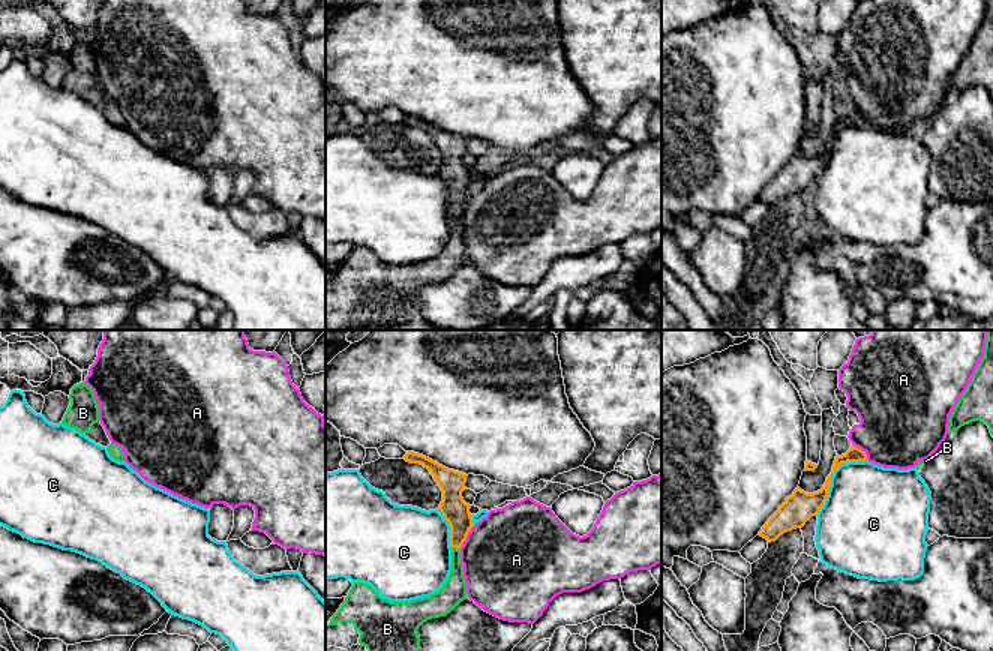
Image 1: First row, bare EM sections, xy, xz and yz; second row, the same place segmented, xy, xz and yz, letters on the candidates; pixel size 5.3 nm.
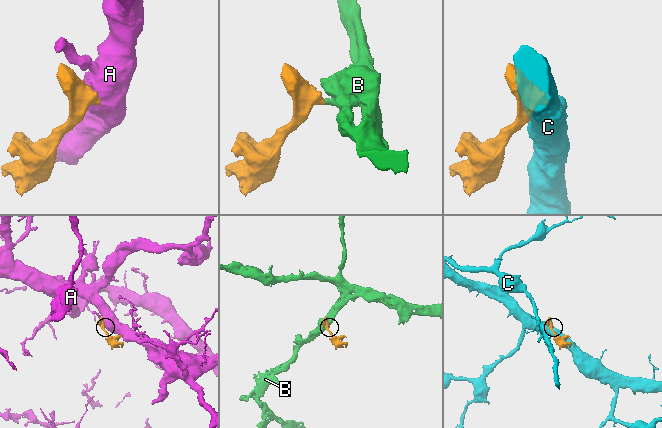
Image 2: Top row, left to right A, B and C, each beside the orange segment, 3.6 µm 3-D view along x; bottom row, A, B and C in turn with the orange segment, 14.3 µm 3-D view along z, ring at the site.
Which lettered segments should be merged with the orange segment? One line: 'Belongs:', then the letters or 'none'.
Belongs: B

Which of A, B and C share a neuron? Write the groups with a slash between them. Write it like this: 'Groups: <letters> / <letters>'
Groups: A / B / C

